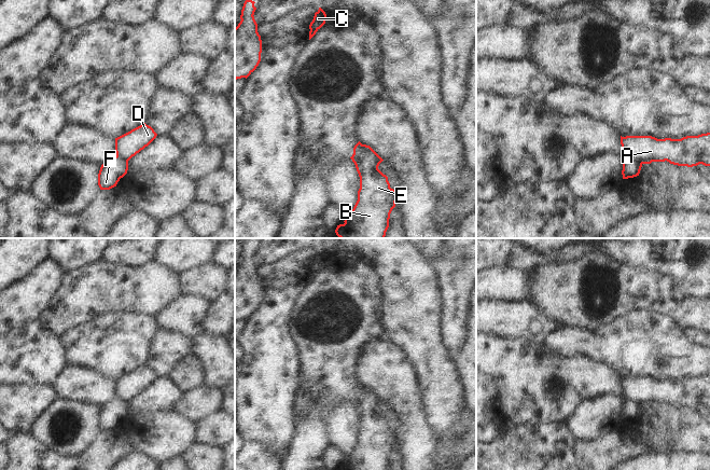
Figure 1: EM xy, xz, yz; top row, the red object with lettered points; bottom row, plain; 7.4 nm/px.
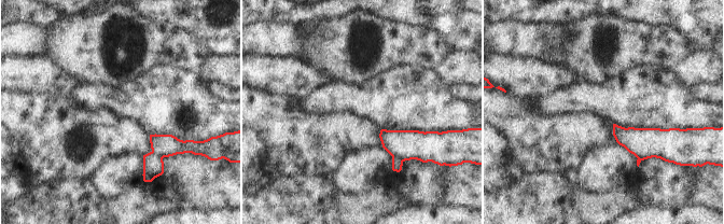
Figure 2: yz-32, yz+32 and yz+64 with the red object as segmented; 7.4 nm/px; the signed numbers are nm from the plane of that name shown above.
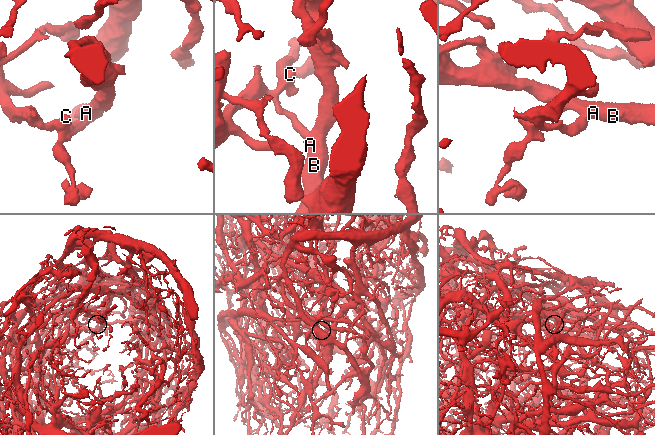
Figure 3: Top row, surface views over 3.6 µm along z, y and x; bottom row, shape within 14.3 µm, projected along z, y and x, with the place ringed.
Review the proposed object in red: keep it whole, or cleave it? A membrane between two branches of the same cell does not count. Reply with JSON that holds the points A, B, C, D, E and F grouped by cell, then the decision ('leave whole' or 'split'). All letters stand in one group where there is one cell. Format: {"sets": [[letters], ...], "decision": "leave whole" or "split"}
{"sets": [["A", "B", "D", "E"], ["C", "F"]], "decision": "split"}

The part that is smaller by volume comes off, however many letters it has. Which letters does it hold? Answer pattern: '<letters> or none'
A, B, D, E

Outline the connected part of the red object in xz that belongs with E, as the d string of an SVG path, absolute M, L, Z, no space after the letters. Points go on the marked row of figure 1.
M366 144L350 158L360 177L358 201L335 233L339 238L385 238L396 193L390 188L388 177L378 169L384 160Z

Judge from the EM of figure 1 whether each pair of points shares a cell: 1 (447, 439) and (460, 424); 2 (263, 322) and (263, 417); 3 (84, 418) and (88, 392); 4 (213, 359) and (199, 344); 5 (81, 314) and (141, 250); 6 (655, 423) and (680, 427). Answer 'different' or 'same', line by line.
1: same
2: same
3: different
4: same
5: different
6: different

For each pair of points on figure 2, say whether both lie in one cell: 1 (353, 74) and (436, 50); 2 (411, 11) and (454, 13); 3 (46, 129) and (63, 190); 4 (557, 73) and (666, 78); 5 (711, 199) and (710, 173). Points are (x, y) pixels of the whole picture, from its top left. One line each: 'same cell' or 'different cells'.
1: same cell
2: same cell
3: different cells
4: different cells
5: same cell

